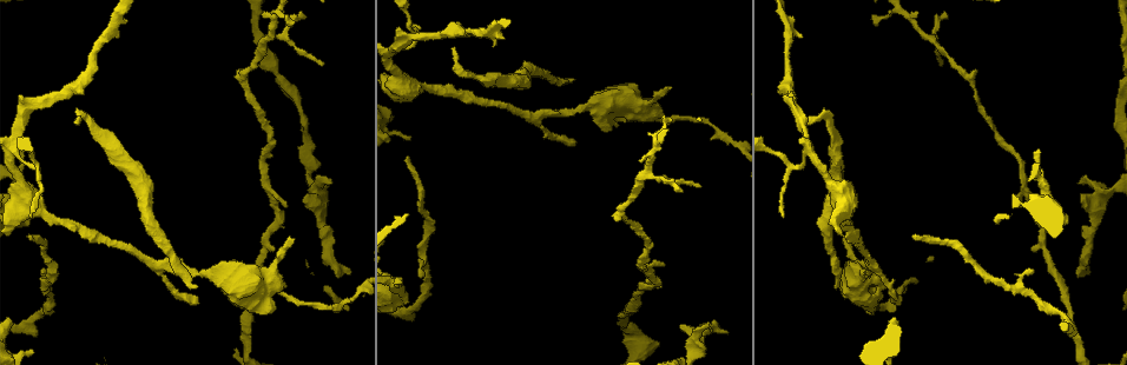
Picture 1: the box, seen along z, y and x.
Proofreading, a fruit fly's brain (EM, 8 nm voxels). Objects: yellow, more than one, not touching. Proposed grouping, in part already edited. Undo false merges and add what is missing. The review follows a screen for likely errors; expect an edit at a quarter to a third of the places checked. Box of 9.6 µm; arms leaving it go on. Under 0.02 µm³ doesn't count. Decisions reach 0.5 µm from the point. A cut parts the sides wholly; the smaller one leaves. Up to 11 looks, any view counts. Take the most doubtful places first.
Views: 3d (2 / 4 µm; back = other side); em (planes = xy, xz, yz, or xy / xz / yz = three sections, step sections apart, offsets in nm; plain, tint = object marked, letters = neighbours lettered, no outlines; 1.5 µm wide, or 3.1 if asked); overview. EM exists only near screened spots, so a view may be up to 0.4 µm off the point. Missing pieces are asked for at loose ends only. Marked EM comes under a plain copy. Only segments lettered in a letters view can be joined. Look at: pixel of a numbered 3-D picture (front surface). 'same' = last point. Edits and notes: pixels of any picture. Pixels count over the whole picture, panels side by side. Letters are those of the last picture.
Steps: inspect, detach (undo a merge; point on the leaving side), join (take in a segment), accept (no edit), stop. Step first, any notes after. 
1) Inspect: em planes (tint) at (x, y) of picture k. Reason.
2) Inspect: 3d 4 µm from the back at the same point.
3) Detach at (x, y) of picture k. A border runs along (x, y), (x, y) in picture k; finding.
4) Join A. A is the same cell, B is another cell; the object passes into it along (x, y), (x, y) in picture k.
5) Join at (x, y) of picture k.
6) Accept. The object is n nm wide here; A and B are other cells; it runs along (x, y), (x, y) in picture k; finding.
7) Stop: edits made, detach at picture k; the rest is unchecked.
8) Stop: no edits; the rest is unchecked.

Inspect: em xy step 8 (letters) at (943, 63) of picture 1. Tapers out.

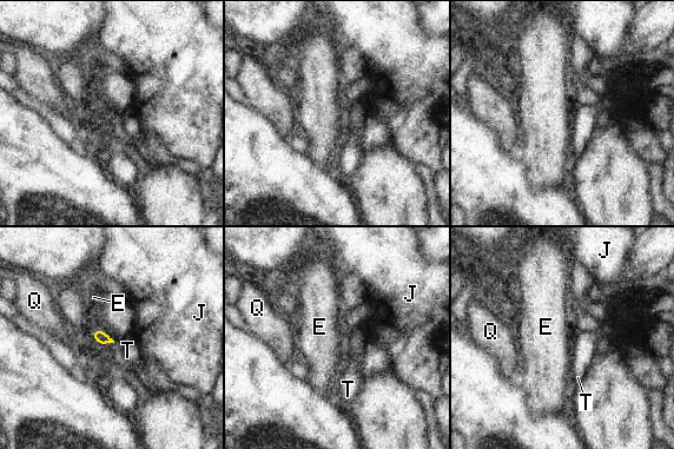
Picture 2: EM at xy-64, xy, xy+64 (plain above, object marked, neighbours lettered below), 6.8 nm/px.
Accept. The object is 80 nm wide here; E, J, Q and T are other cells; a border runs along (92, 332), (100, 344), (113, 343) in picture 2; none of them fits.

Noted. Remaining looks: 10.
Inspect: 3d 2 µm at (912, 235) of picture 1. End of a long branch.

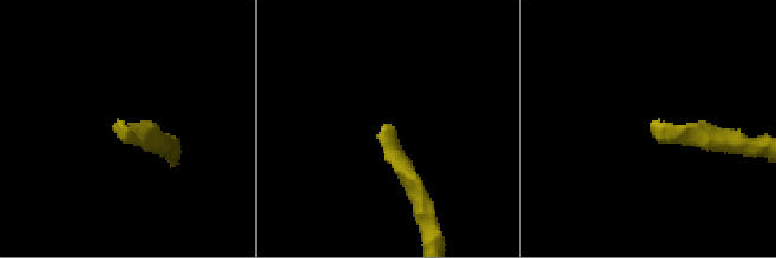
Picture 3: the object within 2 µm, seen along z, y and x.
Inspect: em planes (letters) at (389, 125) of picture 3. Need the tissue.

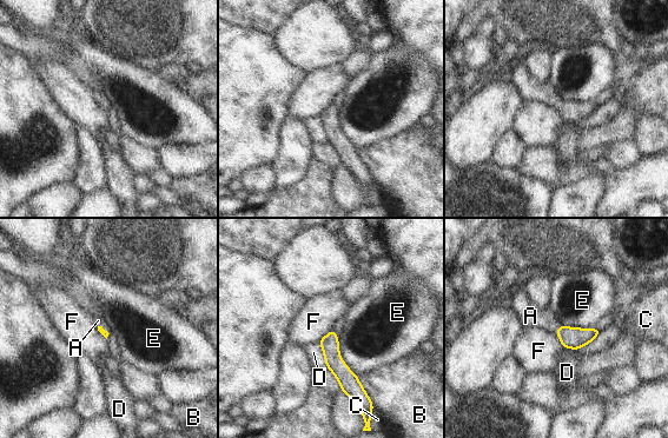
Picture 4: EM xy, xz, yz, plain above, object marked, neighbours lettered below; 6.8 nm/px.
Join A. The longest contact is with E, 340 nm; A is the same cell, B, C, D, E and F are other cells; the neuron continues.

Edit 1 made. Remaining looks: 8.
Inspect: em planes (letters) at (844, 238) of picture 1. Branch stops here.

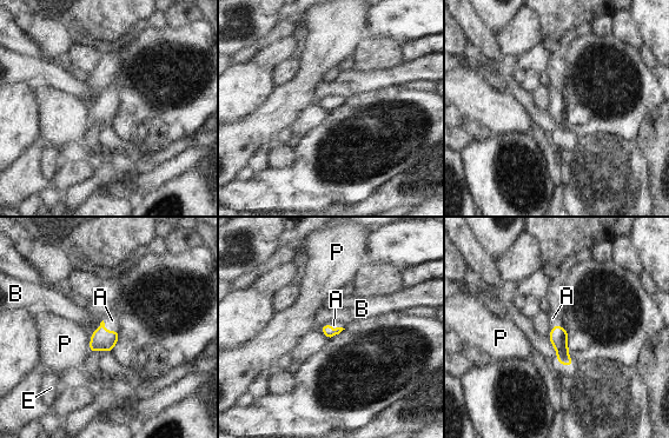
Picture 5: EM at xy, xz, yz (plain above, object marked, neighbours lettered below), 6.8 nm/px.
Join A. A is the same cell, B, E and P are other cells; the object passes into it along (100, 339), (107, 332), (112, 320) in picture 5; the neuron continues.

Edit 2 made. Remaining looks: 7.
Inspect: 3d 2 µm at (290, 24) of picture 1.

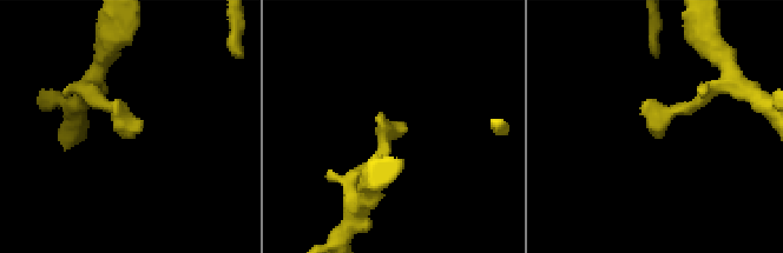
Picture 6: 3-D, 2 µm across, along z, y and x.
Inspect: em planes (letters) at (388, 130) of picture 6. Need the tissue.

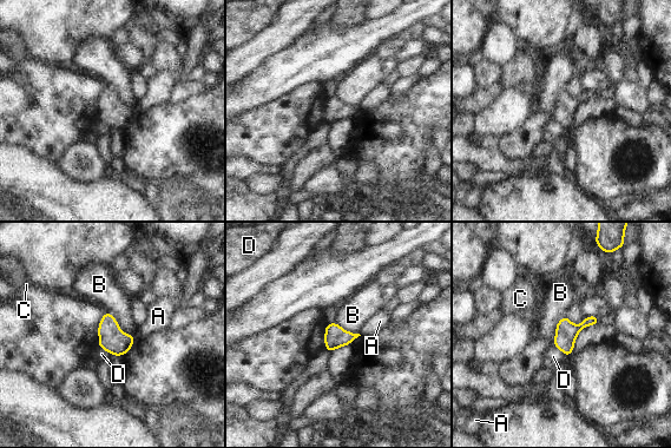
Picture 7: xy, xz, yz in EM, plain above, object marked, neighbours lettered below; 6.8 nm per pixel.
Accept. A, B, C and D are other cells; a border runs along (106, 310), (123, 331), (132, 335) in picture 7; none of them fits.

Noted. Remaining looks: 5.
Stop: edits made, join at picture 4, join at picture 5; the rest is unchecked.

